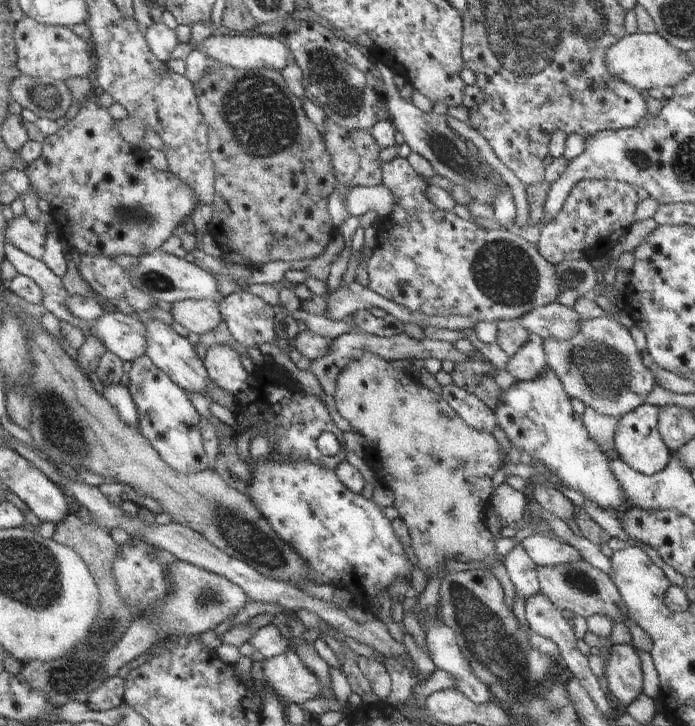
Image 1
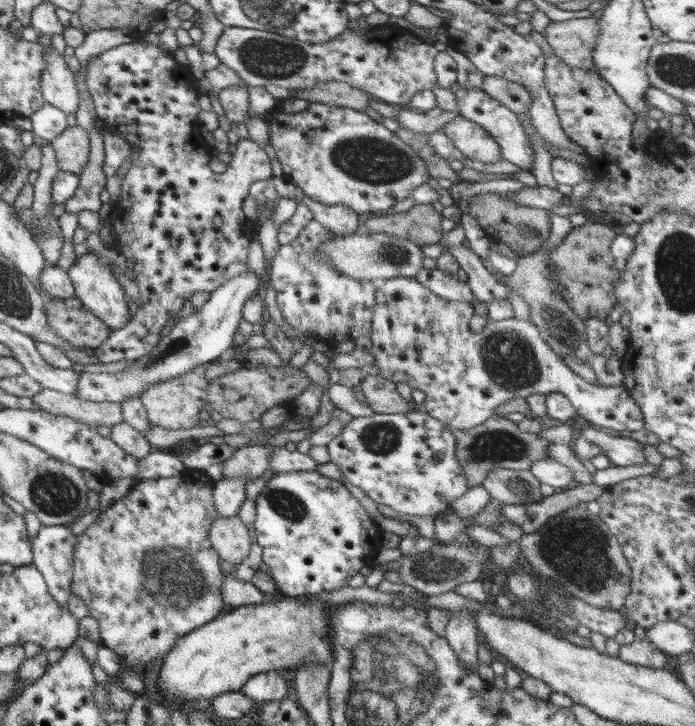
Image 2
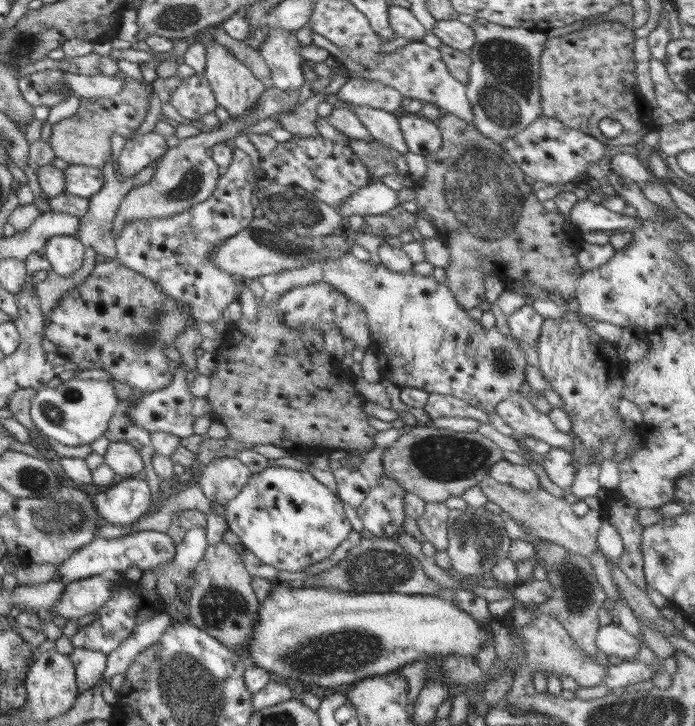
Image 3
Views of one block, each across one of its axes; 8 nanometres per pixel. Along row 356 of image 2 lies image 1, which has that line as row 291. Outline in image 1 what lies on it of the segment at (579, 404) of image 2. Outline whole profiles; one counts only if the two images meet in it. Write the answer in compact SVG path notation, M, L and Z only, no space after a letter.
M395 157L391 161L382 162L381 164L382 182L386 185L395 196L396 202L393 213L389 217L382 219L377 229L376 246L373 248L372 256L369 256L366 263L366 272L368 273L368 287L376 294L397 302L400 306L407 308L409 311L421 312L427 315L436 315L437 317L449 317L458 315L474 319L476 323L488 321L495 323L500 319L505 321L518 320L527 312L535 308L546 306L556 302L556 297L560 294L559 284L557 282L556 271L553 264L550 264L539 252L534 244L526 241L522 236L510 232L506 229L483 229L480 225L472 221L464 220L450 211L436 208L426 194L428 184L422 180L422 177L410 166L407 159Z

